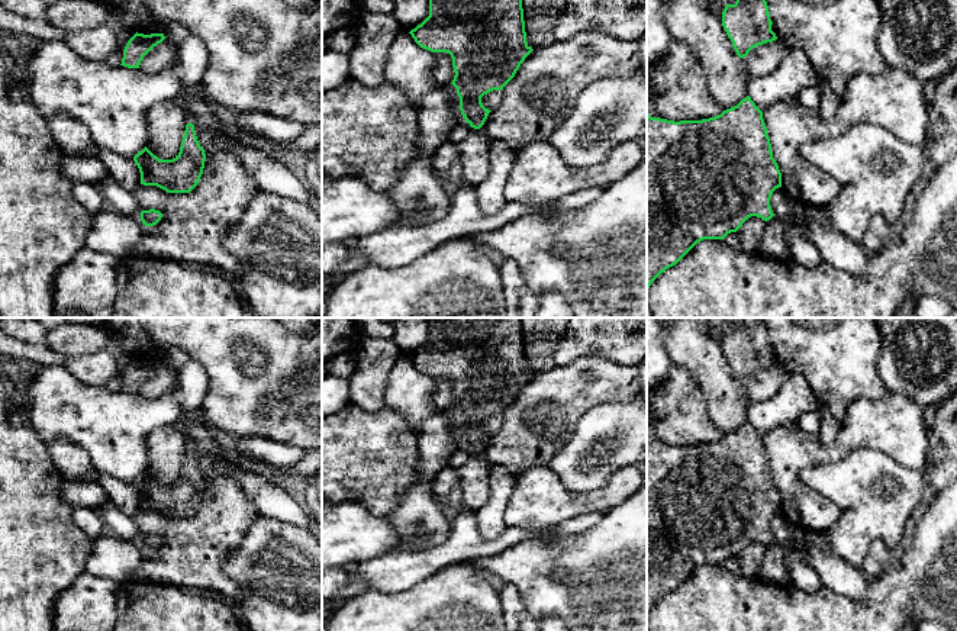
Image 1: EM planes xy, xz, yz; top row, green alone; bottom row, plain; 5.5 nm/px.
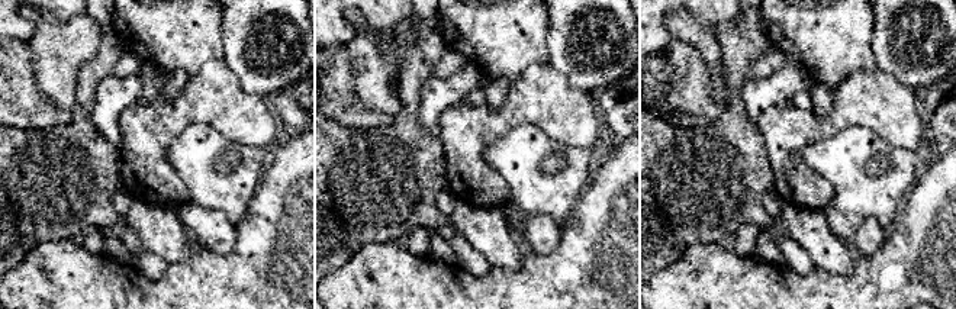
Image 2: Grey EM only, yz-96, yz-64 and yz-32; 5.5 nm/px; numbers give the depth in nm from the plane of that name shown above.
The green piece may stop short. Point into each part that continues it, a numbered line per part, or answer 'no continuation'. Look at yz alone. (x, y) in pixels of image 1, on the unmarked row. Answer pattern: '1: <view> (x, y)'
no continuation

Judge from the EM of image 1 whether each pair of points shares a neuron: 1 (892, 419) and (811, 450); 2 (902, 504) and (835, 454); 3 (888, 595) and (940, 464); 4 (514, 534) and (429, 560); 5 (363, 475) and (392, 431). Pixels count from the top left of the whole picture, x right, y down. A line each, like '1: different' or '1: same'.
1: same
2: different
3: different
4: same
5: same

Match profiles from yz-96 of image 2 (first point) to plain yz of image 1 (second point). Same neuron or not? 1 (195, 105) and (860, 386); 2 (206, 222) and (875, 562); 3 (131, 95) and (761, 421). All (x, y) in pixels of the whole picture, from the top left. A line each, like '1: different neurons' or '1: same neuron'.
1: different neurons
2: same neuron
3: same neuron

